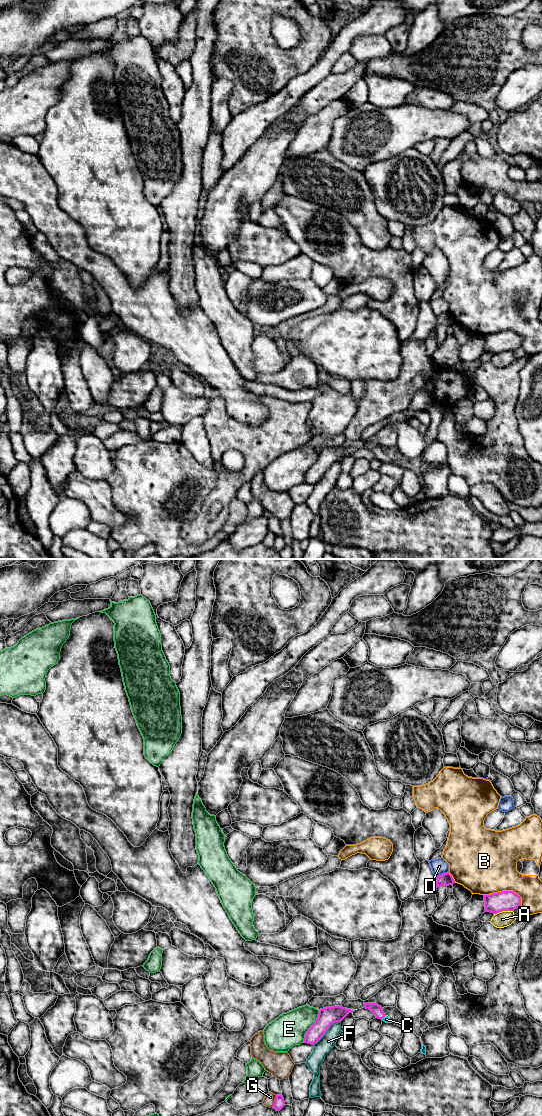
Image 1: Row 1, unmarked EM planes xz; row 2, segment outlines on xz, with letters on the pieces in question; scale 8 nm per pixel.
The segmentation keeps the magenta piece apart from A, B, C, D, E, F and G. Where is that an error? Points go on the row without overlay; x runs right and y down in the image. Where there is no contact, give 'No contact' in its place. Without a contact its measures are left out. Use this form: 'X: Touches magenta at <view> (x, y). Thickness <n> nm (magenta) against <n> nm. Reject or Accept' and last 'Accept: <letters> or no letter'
A: Touches magenta at xz (503, 350). Thickness 160 nm (magenta) against 130 nm. Reject
B: Touches magenta at xz (506, 331). Thickness 160 nm (magenta) against 440 nm. Reject
C: Touches magenta at xz (383, 457). Thickness 80 nm (magenta) against 50 nm. Accept
D: Touches magenta at xz (442, 314). Thickness 100 nm (magenta) against 130 nm. Reject
E: Touches magenta at xz (311, 466). Thickness 150 nm (magenta) against 260 nm. Reject
F: Touches magenta at xz (326, 471). Thickness 150 nm (magenta) against 120 nm. Reject
G: Touches magenta at xz (275, 541). Thickness 80 nm (magenta) against 90 nm. Reject
Accept: C

